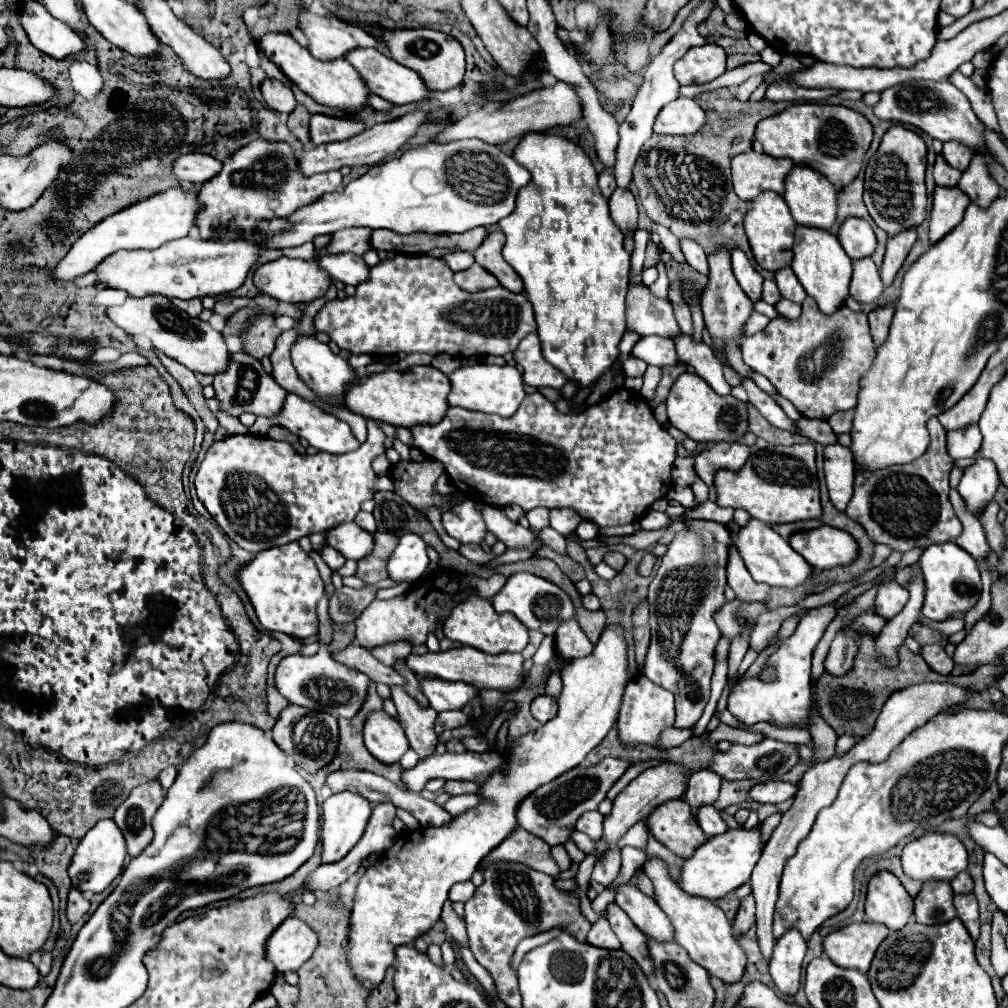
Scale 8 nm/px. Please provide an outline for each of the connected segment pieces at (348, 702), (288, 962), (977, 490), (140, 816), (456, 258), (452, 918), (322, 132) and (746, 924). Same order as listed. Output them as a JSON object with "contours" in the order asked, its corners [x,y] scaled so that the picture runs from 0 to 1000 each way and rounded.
{"contours":[[[[318,643],[313,651],[291,649],[281,653],[273,667],[273,677],[277,687],[289,698],[303,700],[314,706],[326,706],[328,710],[334,710],[334,712],[350,712],[358,704],[364,692],[364,683],[368,679],[366,671],[330,655],[330,651],[322,647],[322,643]]],[[[287,909],[267,931],[265,948],[275,964],[297,962],[297,958],[311,948],[314,937],[314,927],[301,913]]],[[[969,452],[967,460],[957,464],[957,470],[955,470],[949,486],[957,498],[959,508],[969,512],[985,496],[989,482],[991,482],[989,464],[985,464],[983,456]]],[[[150,774],[148,778],[136,780],[124,794],[124,798],[114,804],[112,815],[124,829],[128,849],[140,847],[152,833],[150,812],[160,800],[162,790],[164,784],[160,782],[160,778],[156,774]]],[[[445,250],[445,254],[439,254],[439,260],[449,270],[457,270],[457,268],[463,268],[471,258],[469,258],[469,252],[465,250]]],[[[443,893],[441,895],[441,899],[439,899],[439,907],[438,907],[438,911],[439,911],[439,915],[441,915],[441,919],[443,919],[443,925],[457,937],[461,937],[463,938],[463,929],[461,929],[461,913],[459,911],[455,911],[453,907],[451,907],[451,903],[449,903],[449,899],[447,899],[449,895],[447,893]]],[[[318,113],[311,115],[307,123],[307,135],[313,145],[344,139],[360,129],[362,125],[350,117],[328,117],[328,115],[318,115]]],[[[747,887],[735,893],[735,901],[731,905],[731,911],[727,915],[727,921],[731,927],[739,927],[749,917],[749,893]]]]}

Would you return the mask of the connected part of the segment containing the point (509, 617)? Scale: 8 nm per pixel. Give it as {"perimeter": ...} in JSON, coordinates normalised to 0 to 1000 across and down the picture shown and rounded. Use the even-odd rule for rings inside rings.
{"perimeter":[[[467,591],[465,595],[453,599],[445,613],[439,619],[439,627],[445,635],[457,637],[461,641],[469,641],[483,649],[497,647],[519,647],[525,637],[525,625],[509,611],[509,609],[493,609],[485,595],[477,595],[475,591]]]}

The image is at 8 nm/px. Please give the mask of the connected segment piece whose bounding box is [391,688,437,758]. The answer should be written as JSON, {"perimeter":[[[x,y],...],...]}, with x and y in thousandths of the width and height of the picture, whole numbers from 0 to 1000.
{"perimeter":[[[388,683],[388,692],[394,700],[394,716],[406,732],[408,742],[416,748],[416,752],[424,752],[432,748],[434,732],[430,726],[430,716],[434,706],[430,702],[420,702],[408,692],[400,683]]]}

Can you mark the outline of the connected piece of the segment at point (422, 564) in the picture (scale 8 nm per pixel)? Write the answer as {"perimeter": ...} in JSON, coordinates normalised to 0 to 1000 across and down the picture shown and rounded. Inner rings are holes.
{"perimeter":[[[410,530],[396,532],[394,544],[384,556],[386,573],[392,575],[394,579],[416,575],[426,562],[426,554],[422,546],[424,546],[424,540],[416,532],[410,532]]]}

